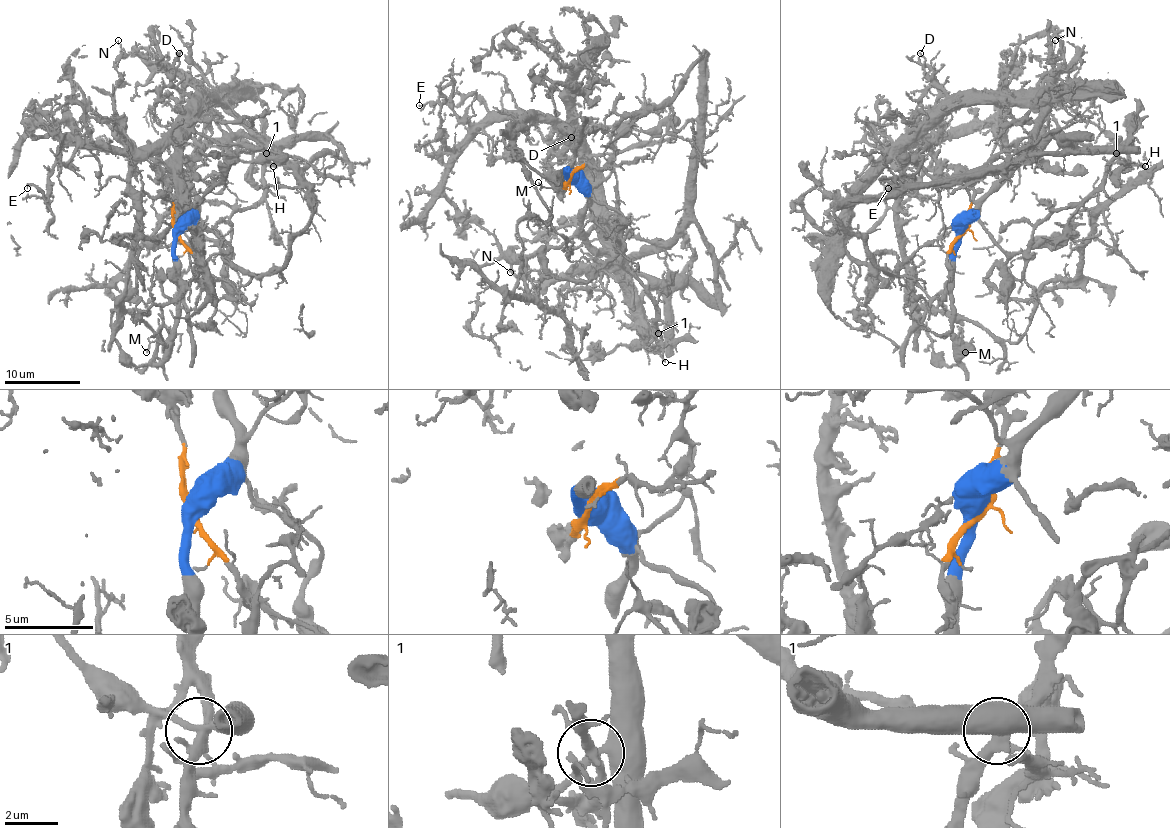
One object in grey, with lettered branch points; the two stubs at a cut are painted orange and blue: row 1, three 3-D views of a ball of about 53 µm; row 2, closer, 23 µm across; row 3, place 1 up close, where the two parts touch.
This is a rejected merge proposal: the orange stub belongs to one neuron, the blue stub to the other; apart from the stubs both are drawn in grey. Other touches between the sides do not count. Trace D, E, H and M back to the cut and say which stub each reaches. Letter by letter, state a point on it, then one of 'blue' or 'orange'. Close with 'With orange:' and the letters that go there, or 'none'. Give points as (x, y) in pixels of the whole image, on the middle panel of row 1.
D: at (571, 137); orange
E: at (419, 105); orange
H: at (665, 362); blue
M: at (538, 182); blue
With orange: D, E

